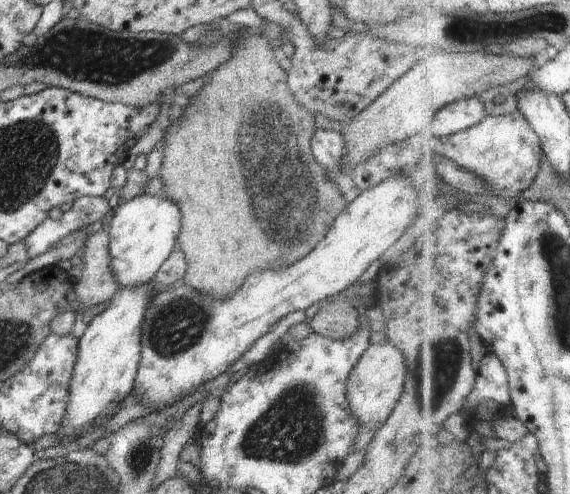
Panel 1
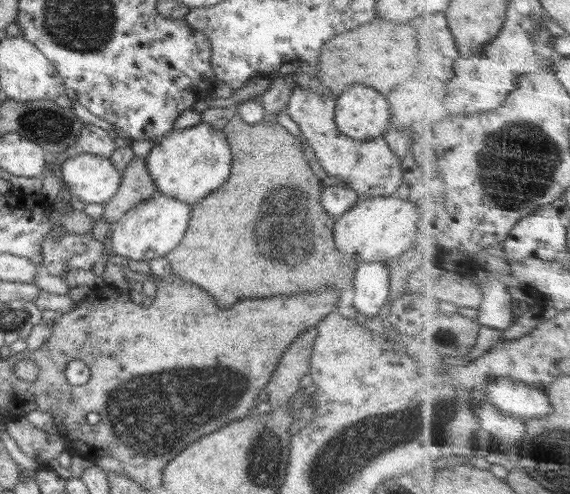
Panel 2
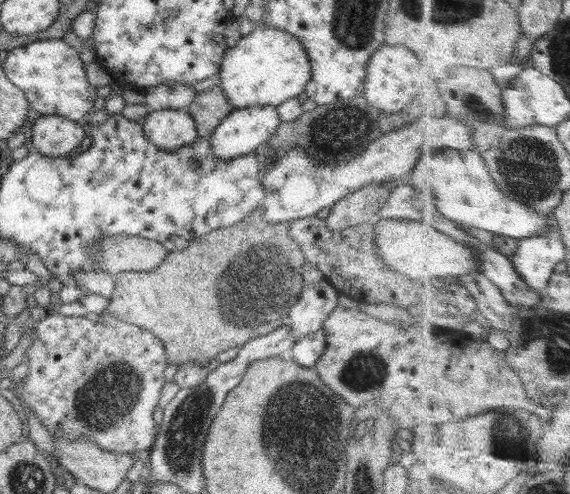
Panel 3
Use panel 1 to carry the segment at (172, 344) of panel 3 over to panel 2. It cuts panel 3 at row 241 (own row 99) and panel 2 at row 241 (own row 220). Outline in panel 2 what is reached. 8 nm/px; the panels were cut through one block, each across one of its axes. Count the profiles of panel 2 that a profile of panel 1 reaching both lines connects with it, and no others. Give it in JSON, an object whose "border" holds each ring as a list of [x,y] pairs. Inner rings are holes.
{"border":[[[237,115],[224,125],[223,133],[232,153],[230,177],[220,188],[191,207],[188,230],[176,248],[164,257],[178,276],[214,296],[220,310],[242,298],[290,296],[292,278],[300,278],[298,292],[317,292],[328,288],[352,288],[358,266],[354,257],[340,252],[333,241],[335,219],[321,203],[323,183],[312,172],[302,144],[275,119],[250,125]]]}

